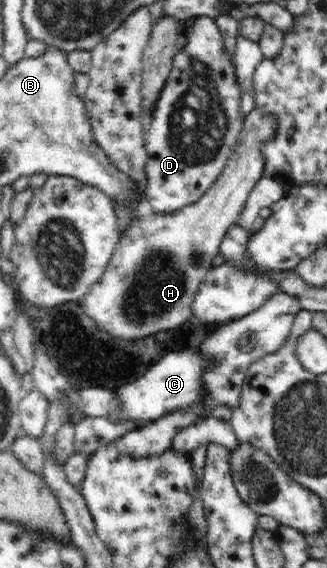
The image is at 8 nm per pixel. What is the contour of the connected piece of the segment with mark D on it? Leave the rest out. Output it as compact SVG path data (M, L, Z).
M196 16L194 20L192 26L182 31L188 42L174 55L167 84L152 106L152 114L146 120L143 134L147 152L144 196L148 198L154 213L172 213L200 200L200 196L222 174L244 124L240 116L241 88L236 78L237 68L234 59L230 61L224 52L224 41L216 21L209 16Z

